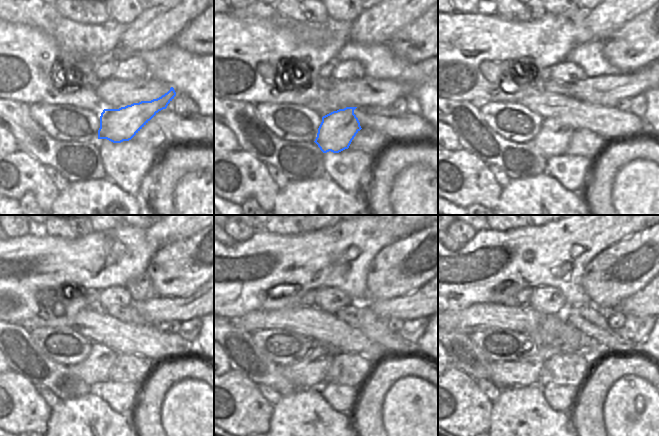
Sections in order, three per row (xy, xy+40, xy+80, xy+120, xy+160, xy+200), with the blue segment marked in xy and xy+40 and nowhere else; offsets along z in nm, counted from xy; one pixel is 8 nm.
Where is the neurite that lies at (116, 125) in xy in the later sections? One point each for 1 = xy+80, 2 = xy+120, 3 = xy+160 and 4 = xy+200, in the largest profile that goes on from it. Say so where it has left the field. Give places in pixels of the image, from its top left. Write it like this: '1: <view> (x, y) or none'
1: xy+80 (554, 137)
2: xy+120 (95, 369)
3: xy+160 (312, 371)
4: xy+200 (504, 374)

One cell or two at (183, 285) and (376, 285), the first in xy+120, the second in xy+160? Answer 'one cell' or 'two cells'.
one cell

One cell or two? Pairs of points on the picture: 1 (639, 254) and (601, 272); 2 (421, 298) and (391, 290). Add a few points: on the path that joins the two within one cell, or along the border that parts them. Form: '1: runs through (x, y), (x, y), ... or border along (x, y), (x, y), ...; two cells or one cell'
1: runs through (630, 263), (618, 272), (610, 272); one cell
2: border along (427, 281), (406, 294), (384, 299); two cells

